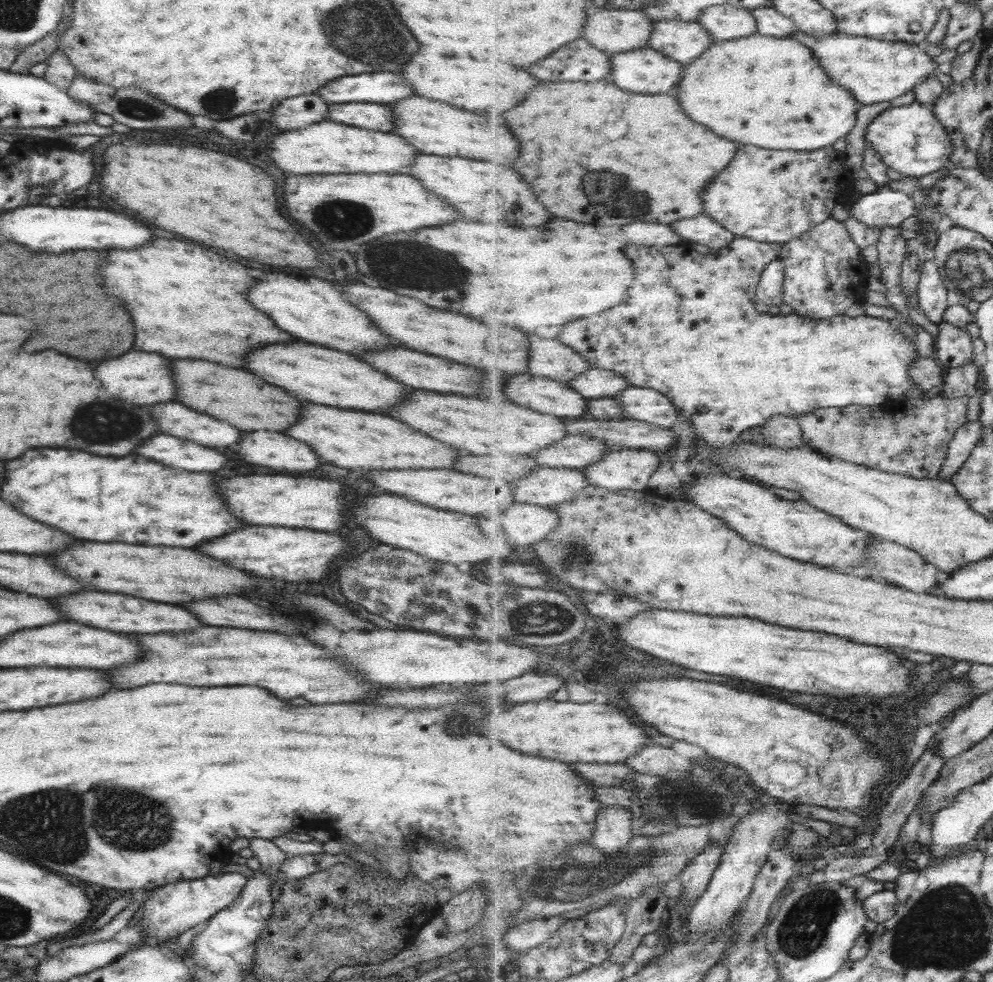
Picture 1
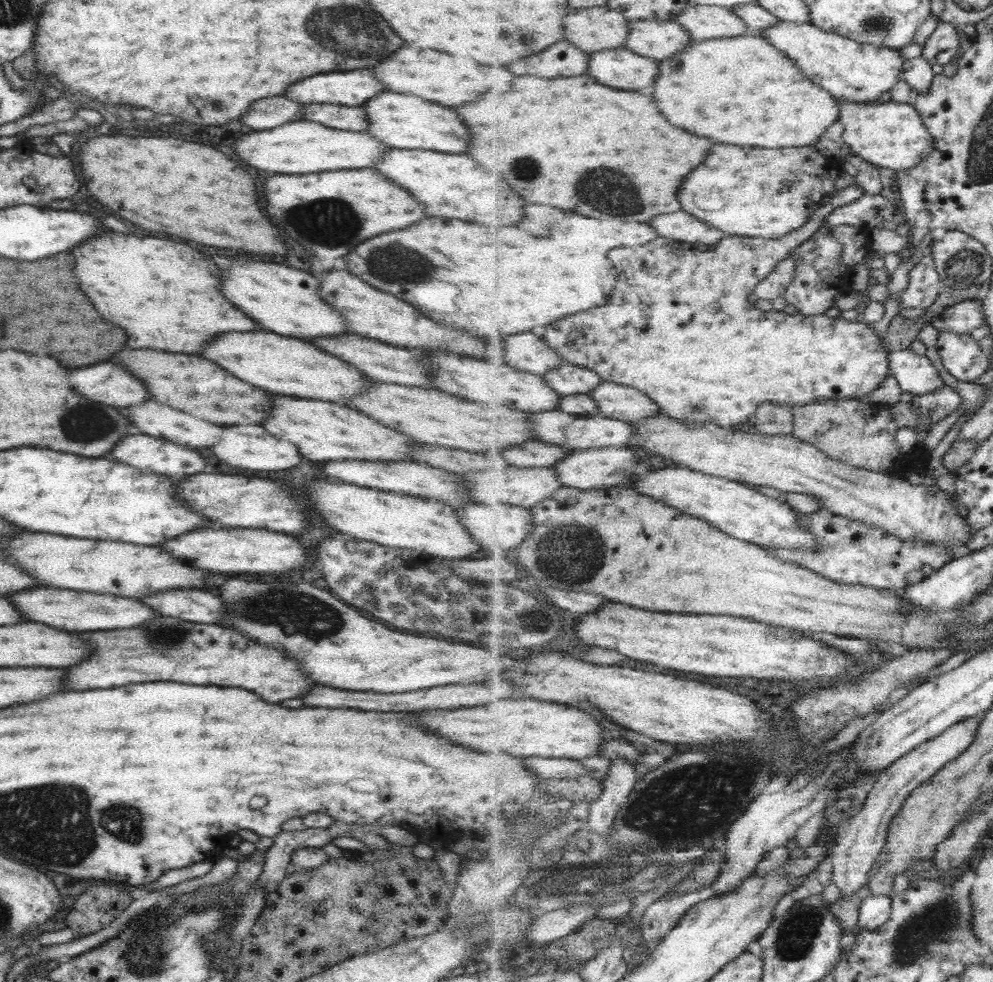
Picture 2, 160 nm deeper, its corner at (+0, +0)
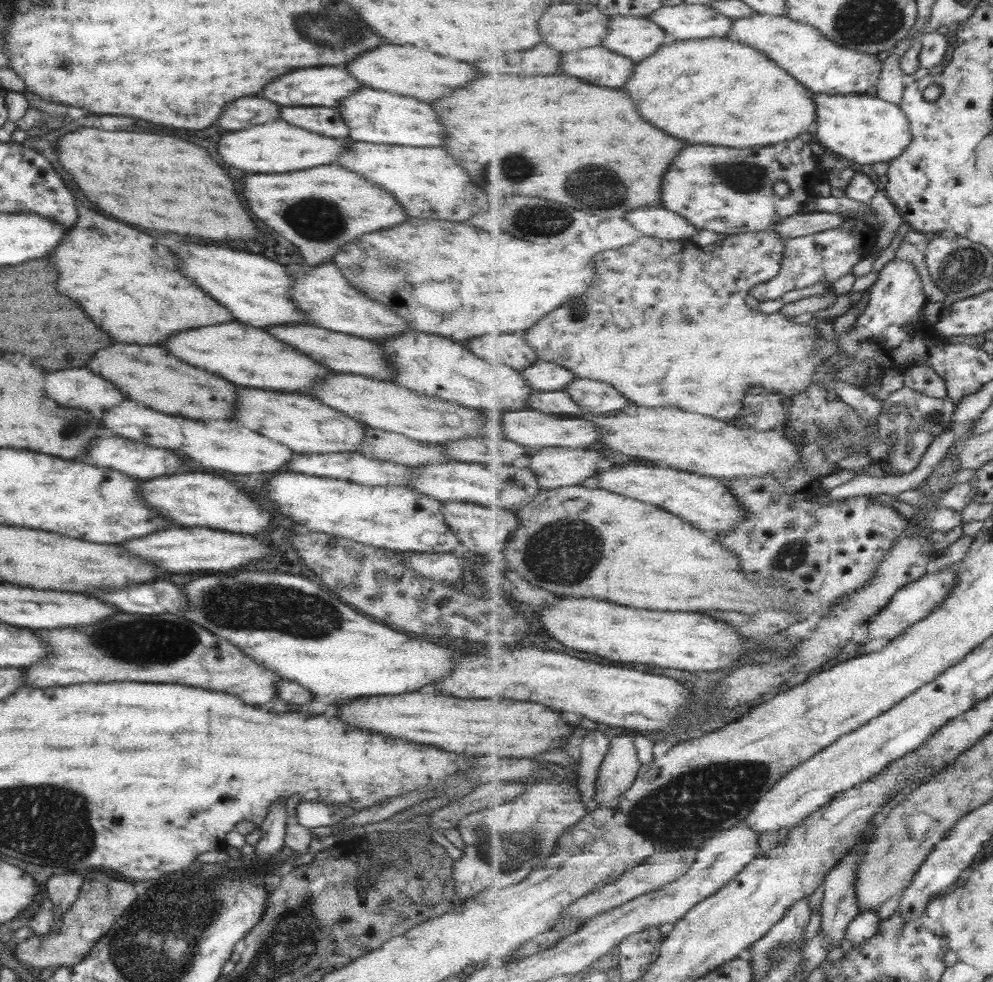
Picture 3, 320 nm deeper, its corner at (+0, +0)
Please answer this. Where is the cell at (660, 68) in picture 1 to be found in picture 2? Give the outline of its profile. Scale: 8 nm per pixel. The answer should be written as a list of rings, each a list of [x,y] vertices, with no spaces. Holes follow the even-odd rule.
[[[627,47],[592,52],[590,56],[589,75],[615,89],[649,92],[661,76],[659,61]]]

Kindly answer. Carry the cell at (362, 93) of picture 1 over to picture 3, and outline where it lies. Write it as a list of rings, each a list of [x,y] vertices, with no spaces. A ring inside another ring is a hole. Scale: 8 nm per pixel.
[[[327,66],[327,68],[301,68],[293,70],[289,74],[279,76],[277,80],[271,80],[271,84],[265,84],[265,90],[259,92],[261,98],[281,104],[281,106],[335,106],[343,96],[351,94],[359,84],[339,66]]]

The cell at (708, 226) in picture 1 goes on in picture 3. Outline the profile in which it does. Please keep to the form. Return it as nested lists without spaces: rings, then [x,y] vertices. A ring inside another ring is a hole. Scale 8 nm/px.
[[[637,208],[624,216],[644,235],[657,236],[665,240],[691,239],[699,230],[687,218],[675,212],[661,208]]]

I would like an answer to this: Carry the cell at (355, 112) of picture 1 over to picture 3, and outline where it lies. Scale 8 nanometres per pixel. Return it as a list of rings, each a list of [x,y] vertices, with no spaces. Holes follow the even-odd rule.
[[[279,108],[279,118],[287,124],[317,132],[329,138],[347,138],[347,126],[335,108]]]

